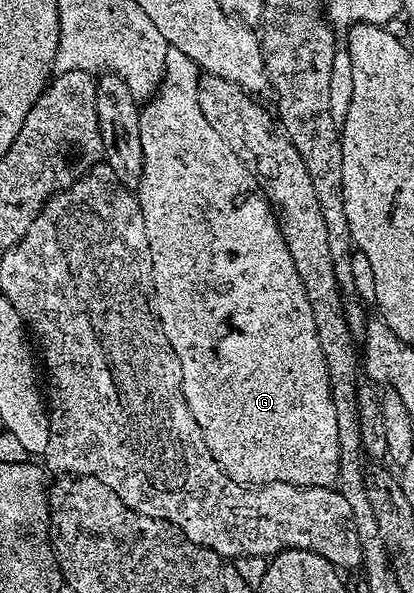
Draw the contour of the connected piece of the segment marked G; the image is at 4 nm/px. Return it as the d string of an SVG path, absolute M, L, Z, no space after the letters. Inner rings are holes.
M173 49L166 52L166 72L162 78L162 84L158 86L158 92L151 99L145 100L144 106L139 110L140 117L140 149L142 150L142 176L140 177L140 185L136 189L138 204L144 213L144 229L148 233L148 245L150 250L154 252L154 269L157 278L166 288L162 291L162 308L157 308L156 314L159 323L162 324L164 333L168 337L168 341L172 345L172 349L176 353L176 357L180 361L180 369L182 370L182 392L188 401L188 409L192 409L192 417L196 421L196 425L200 425L200 433L204 433L204 441L208 445L208 449L212 453L212 457L224 469L224 473L228 473L228 477L232 477L236 482L243 485L265 485L268 483L291 483L297 487L310 487L314 483L330 483L330 478L338 475L338 438L336 437L336 409L332 409L332 397L330 396L330 382L328 381L328 369L324 361L324 353L320 349L320 337L316 337L316 321L312 317L312 305L308 305L308 293L304 293L304 285L300 281L300 273L296 273L296 265L292 261L292 253L288 253L288 245L282 239L282 229L276 218L275 212L272 210L271 204L268 202L265 194L261 190L256 189L256 180L252 174L251 168L240 158L232 153L232 149L228 149L228 145L224 145L224 141L220 141L219 135L212 129L212 125L208 125L208 121L204 121L204 113L200 113L200 103L198 101L198 81L200 78L200 69L189 59L184 53ZM244 233L250 233L250 283L242 283L242 269L234 269L234 283L226 283L226 275L212 275L212 279L206 279L204 273L202 279L194 279L200 274L200 265L197 263L206 263L210 261L210 251L232 251L232 249L244 249ZM161 247L171 247L174 251L160 251ZM189 287L198 290L198 308L191 313L188 308L182 307L182 291L186 291Z

